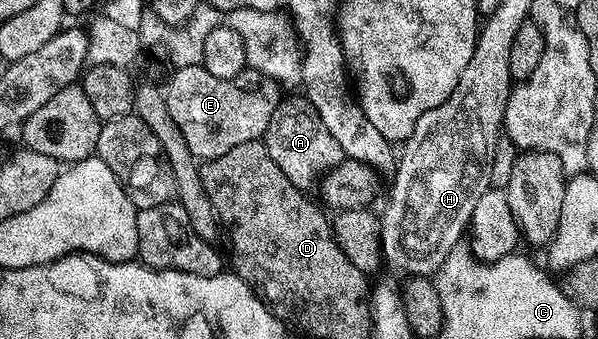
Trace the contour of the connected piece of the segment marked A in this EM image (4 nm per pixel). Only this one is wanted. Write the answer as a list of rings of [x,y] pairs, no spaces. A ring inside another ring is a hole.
[[[305,97],[283,98],[272,113],[272,121],[268,121],[264,142],[268,149],[268,157],[272,157],[276,165],[280,165],[280,173],[284,173],[284,177],[288,177],[288,181],[292,181],[292,185],[300,189],[313,188],[320,177],[336,165],[340,165],[344,157],[336,137],[328,133],[324,121],[320,121],[320,113]]]

